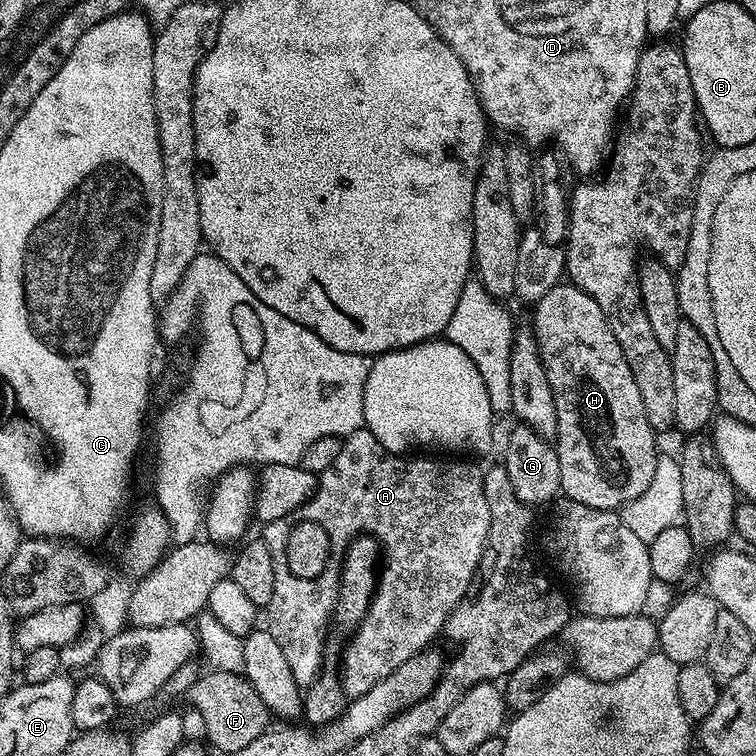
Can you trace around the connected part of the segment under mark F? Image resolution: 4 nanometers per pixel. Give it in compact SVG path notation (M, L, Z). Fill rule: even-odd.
M205 671L194 686L190 686L186 700L206 721L207 743L224 754L250 746L254 738L267 732L270 727L270 713L262 698L258 698L258 690L254 690L254 686L250 686L248 679L239 672Z

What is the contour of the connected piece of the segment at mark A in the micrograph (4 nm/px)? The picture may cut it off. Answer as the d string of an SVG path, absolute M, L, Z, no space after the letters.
M365 427L359 428L358 431L343 437L343 442L342 450L338 450L338 458L334 458L334 463L330 465L330 470L319 473L316 492L312 497L320 498L318 502L322 502L322 500L338 500L338 514L346 514L346 516L354 514L354 518L370 520L370 531L368 531L367 535L376 539L376 543L379 544L382 553L382 567L378 572L376 593L372 596L367 614L355 629L355 632L357 631L356 637L349 642L348 649L344 652L344 672L341 671L339 673L340 684L344 687L344 695L349 698L355 698L366 694L366 690L370 690L373 686L378 686L378 682L382 682L382 678L394 674L394 670L398 670L398 666L402 666L402 662L414 658L414 654L425 651L431 645L428 643L436 635L439 637L443 633L445 622L448 621L450 614L458 606L458 602L462 602L462 598L468 593L469 586L476 579L476 573L480 571L480 559L484 553L485 546L488 545L488 535L490 534L490 506L486 502L484 472L482 468L476 465L479 463L469 462L464 458L427 460L424 457L427 455L424 454L391 452L386 450L382 446L382 442L378 442L378 438L374 438L374 434Z

